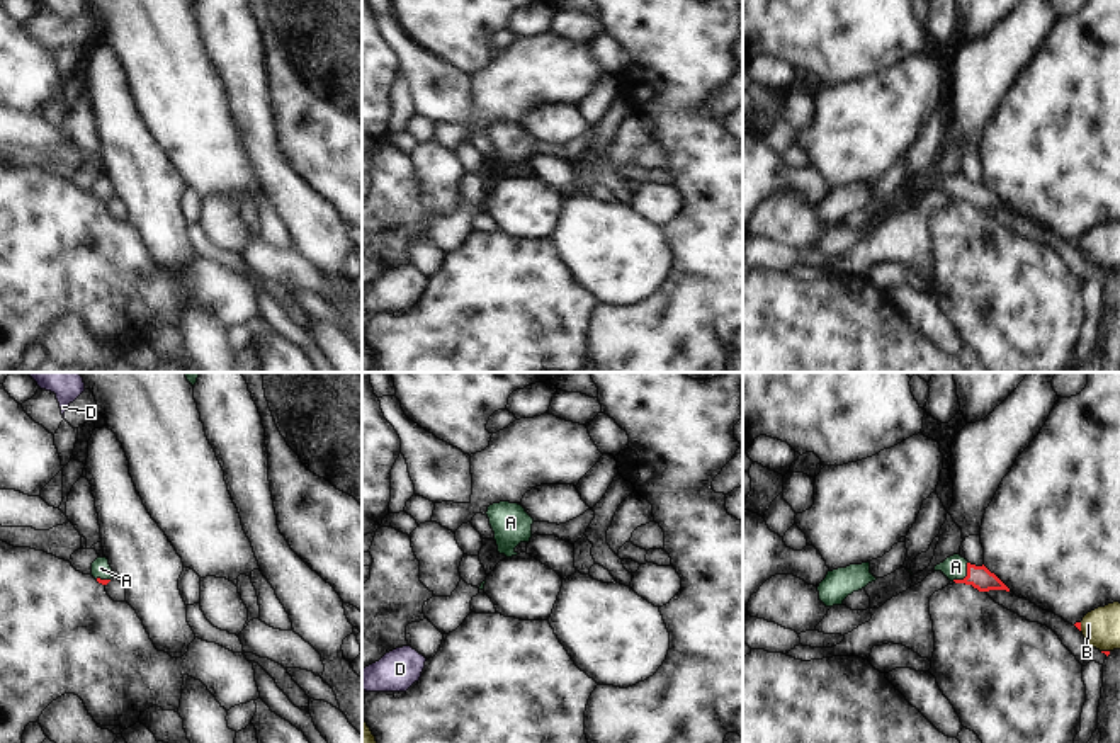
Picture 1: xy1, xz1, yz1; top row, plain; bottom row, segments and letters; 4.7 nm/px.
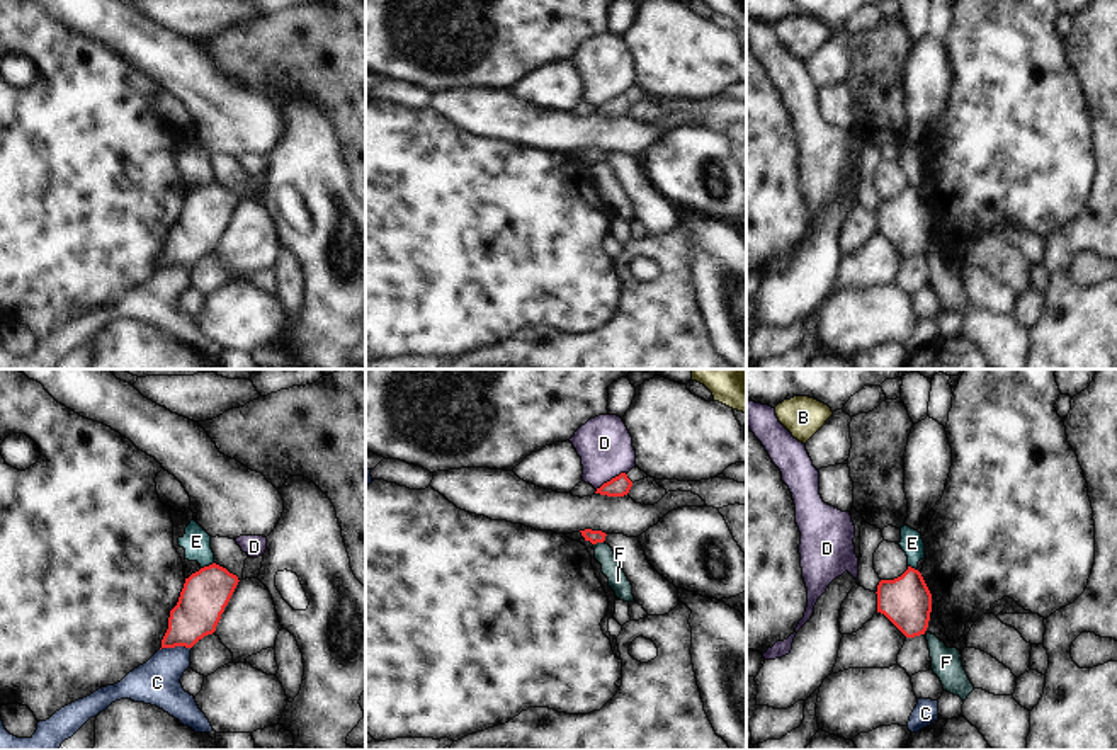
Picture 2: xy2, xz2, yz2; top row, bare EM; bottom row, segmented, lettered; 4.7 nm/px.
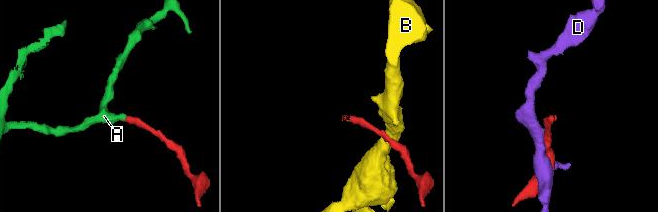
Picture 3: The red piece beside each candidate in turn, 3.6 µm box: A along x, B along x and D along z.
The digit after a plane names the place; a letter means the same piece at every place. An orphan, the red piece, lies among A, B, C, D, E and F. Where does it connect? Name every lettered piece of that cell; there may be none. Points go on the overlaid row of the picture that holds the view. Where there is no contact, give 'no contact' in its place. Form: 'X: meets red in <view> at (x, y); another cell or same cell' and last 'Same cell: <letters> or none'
A: meets red in yz1 at (967, 575); same cell
B: meets red in yz1 at (1080, 626); another cell
C: meets red in xy2 at (175, 645); another cell
D: meets red in xz2 at (611, 480); another cell
E: meets red in xy2 at (206, 567); another cell
F: meets red in xz2 at (597, 541); another cell
Same cell: A

